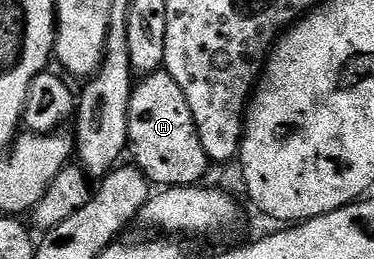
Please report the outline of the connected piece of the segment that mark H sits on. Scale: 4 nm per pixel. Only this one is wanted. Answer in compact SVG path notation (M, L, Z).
M163 68L154 74L141 77L135 83L128 105L128 144L130 158L132 154L131 161L140 167L140 171L148 177L149 183L157 187L195 186L207 179L204 177L208 174L210 159L206 148L202 148L202 140L194 124L194 112L190 112L190 104L186 104L186 96L182 96L178 80L174 80L174 76L170 76Z

